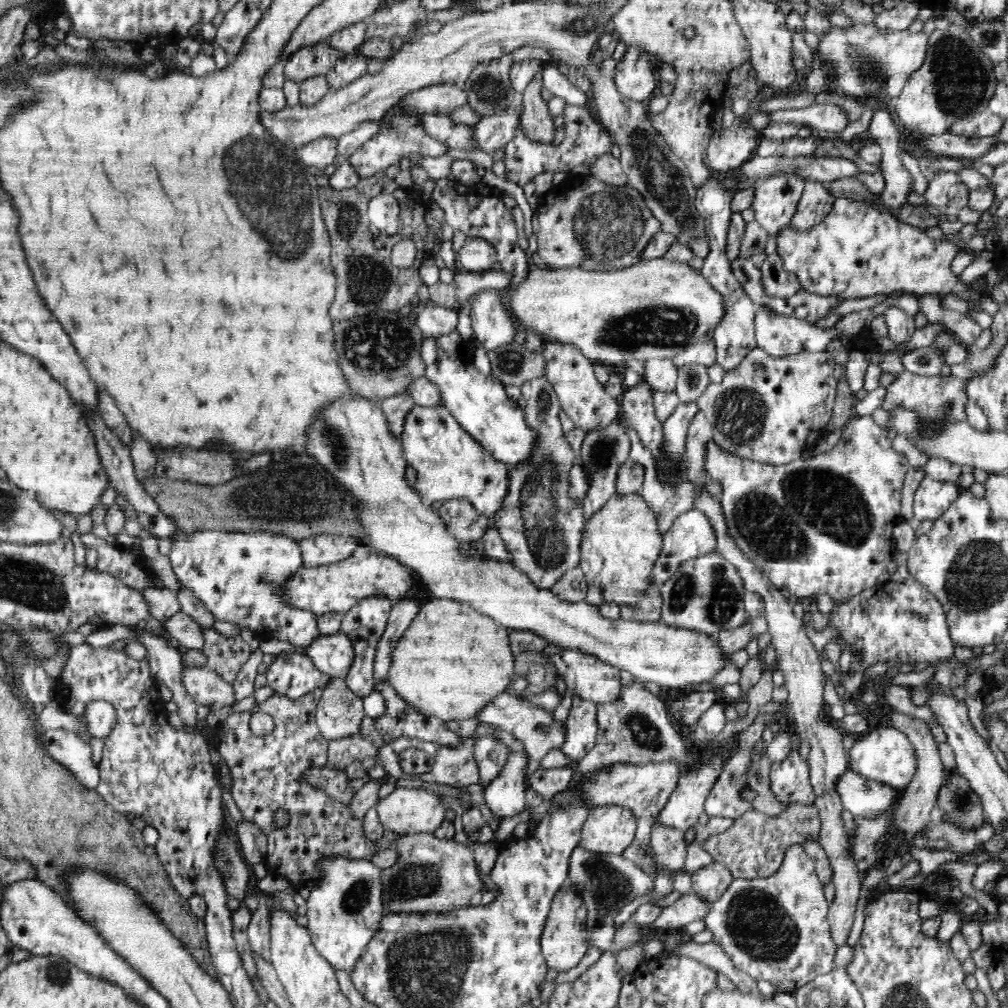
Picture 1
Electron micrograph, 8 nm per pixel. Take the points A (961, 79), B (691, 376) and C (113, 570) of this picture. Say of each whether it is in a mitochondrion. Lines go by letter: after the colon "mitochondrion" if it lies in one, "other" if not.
A: mitochondrion
B: mitochondrion
C: other

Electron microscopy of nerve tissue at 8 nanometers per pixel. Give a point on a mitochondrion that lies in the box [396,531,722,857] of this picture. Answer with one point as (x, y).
(644, 732)

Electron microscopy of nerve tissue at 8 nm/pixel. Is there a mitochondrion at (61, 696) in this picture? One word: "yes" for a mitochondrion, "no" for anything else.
no

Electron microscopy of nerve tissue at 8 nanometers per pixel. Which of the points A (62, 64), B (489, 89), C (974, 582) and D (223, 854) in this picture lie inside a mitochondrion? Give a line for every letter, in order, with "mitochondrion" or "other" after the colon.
A: other
B: mitochondrion
C: mitochondrion
D: mitochondrion

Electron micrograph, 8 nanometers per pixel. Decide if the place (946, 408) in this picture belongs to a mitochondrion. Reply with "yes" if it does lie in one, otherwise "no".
yes

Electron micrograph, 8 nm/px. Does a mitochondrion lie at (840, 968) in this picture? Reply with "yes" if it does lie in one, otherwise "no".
no

